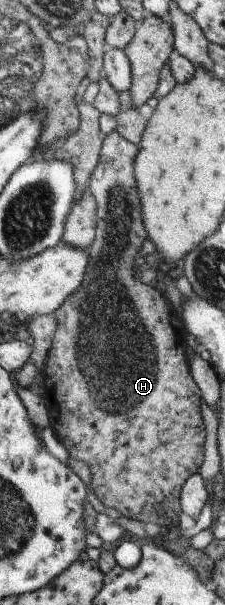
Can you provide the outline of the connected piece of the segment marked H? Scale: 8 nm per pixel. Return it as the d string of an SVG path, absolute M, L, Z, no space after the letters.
M118 130L109 133L103 139L101 148L101 159L96 170L91 176L88 190L94 194L99 203L99 224L94 244L90 248L91 261L87 266L87 276L80 290L68 297L64 304L57 310L55 316L58 322L56 333L52 338L52 346L48 352L43 367L43 378L45 384L44 401L48 408L50 426L56 436L68 450L71 458L82 460L90 466L91 483L90 488L95 496L106 507L113 507L124 517L144 522L156 522L160 526L176 526L172 532L178 529L178 520L183 512L181 494L187 480L200 470L200 464L204 460L204 442L206 442L206 424L200 410L200 399L203 394L196 384L191 373L189 358L189 334L187 326L181 318L180 312L176 310L166 294L160 292L153 286L146 286L134 278L134 267L140 262L140 252L144 241L147 240L146 228L142 222L142 202L138 192L138 182L134 178L135 160L139 156L140 146L130 142L120 134Z

